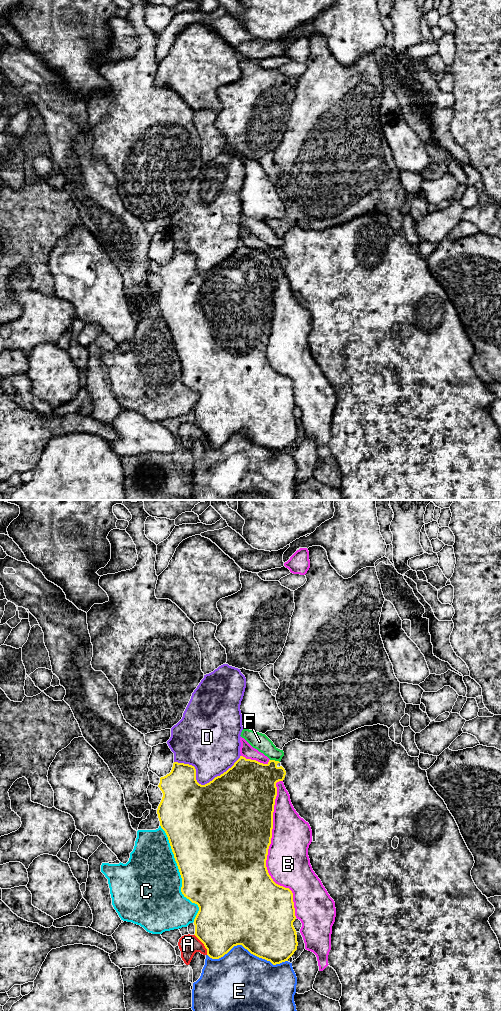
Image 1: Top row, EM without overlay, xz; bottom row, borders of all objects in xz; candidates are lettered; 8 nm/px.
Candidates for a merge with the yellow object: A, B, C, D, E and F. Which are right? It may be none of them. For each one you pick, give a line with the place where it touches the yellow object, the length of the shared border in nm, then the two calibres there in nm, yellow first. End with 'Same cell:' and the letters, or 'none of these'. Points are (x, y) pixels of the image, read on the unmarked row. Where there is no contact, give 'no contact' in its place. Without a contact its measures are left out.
Same cell: none of these

